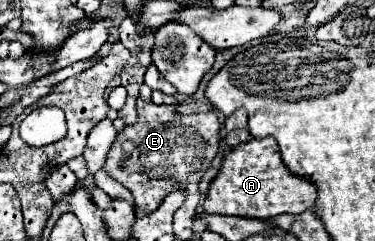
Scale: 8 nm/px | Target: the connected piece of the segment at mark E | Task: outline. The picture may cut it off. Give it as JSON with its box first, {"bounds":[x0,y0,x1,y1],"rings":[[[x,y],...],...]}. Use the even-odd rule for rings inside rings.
{"bounds":[103,98,221,218],"rings":[[[141,98],[137,100],[137,112],[139,112],[139,122],[135,126],[127,126],[121,132],[117,132],[117,138],[107,154],[107,162],[103,170],[111,178],[121,182],[127,190],[131,190],[135,198],[135,214],[139,218],[157,210],[163,196],[179,188],[187,190],[189,196],[185,200],[185,208],[197,206],[201,196],[197,184],[219,148],[219,142],[215,146],[207,144],[207,140],[213,136],[211,130],[217,130],[219,136],[221,124],[215,112],[205,112],[199,116],[191,114],[179,118],[173,106],[167,104],[155,106],[153,102],[143,102]]]}

